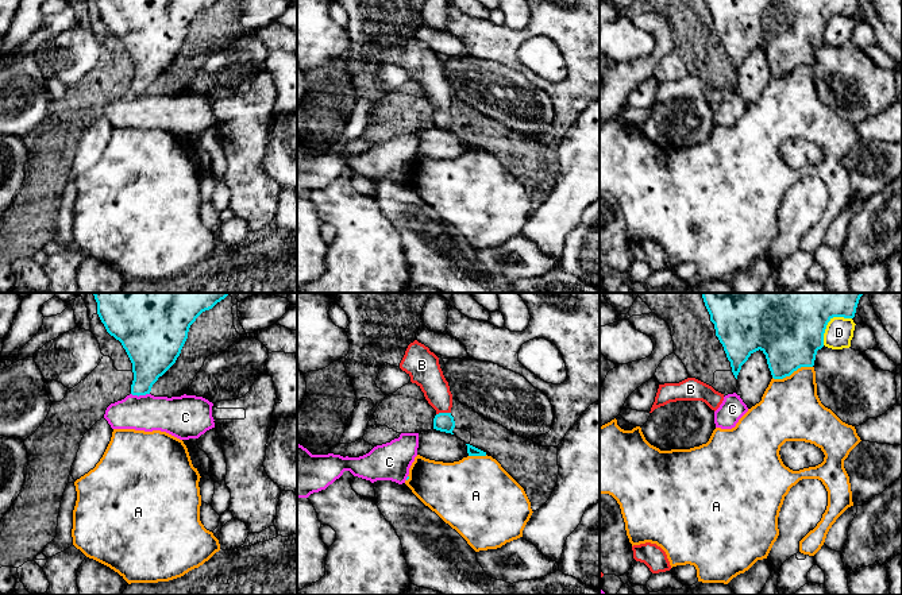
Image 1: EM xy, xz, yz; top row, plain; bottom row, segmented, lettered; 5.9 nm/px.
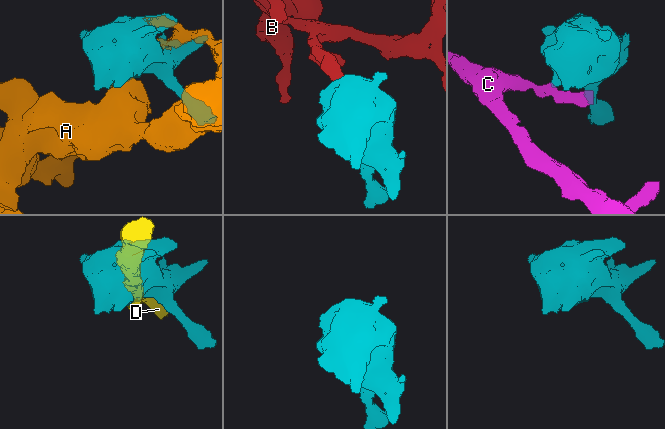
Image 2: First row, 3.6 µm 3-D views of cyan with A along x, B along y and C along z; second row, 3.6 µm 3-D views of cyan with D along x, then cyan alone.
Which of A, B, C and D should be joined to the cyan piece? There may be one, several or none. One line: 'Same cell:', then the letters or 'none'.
Same cell: B

